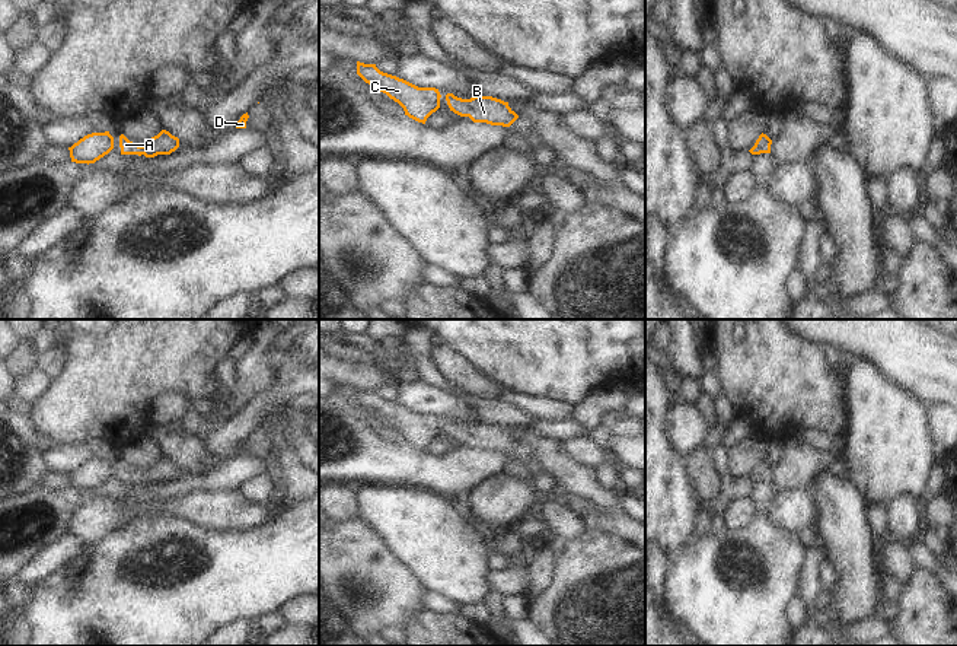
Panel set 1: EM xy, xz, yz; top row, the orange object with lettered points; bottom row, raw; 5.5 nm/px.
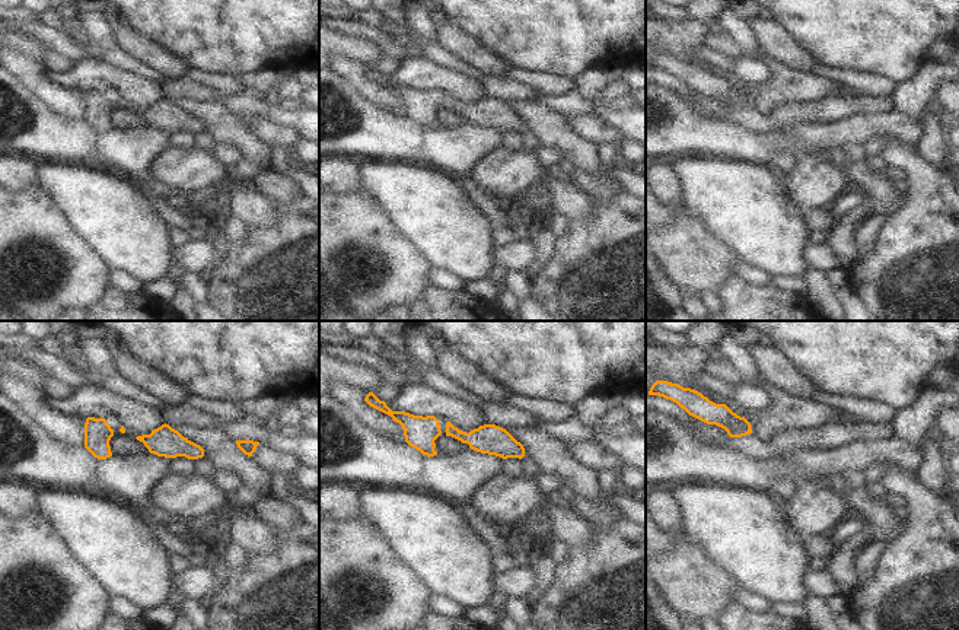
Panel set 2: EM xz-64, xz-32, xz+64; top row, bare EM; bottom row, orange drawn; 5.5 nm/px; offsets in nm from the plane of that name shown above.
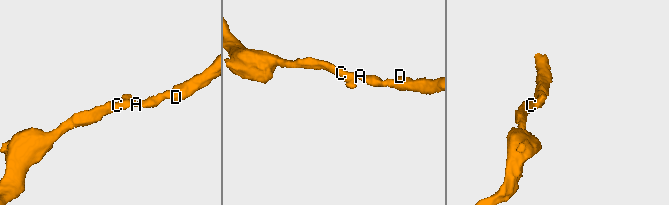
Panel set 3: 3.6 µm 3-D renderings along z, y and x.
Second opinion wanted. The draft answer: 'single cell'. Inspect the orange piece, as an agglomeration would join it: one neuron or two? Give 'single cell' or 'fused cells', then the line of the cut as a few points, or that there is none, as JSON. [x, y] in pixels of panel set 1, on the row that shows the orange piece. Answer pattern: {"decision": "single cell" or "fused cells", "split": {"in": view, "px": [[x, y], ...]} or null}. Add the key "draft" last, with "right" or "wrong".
{"decision": "single cell", "split": null, "draft": "right"}

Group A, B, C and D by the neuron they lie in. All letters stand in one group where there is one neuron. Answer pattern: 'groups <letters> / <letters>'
groups A B C D

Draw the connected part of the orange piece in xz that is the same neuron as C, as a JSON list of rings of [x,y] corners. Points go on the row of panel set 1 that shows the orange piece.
[[[357,61],[357,74],[377,90],[398,102],[405,115],[425,124],[427,118],[440,108],[440,92],[436,87],[418,87],[403,79],[380,71],[376,64]]]

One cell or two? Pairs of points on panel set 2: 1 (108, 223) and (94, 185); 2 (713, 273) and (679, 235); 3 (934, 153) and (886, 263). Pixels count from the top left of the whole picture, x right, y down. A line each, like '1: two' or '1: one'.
1: one
2: one
3: two

